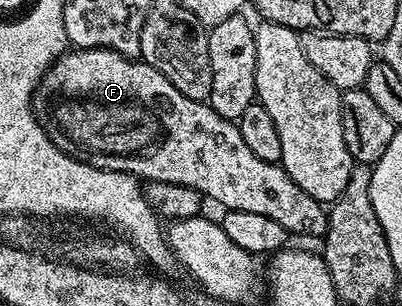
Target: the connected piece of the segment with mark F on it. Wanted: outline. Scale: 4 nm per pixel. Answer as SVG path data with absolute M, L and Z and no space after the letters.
M109 49L66 51L48 68L32 93L32 113L40 120L46 135L62 152L75 161L106 171L132 173L144 181L161 181L167 185L185 185L196 189L209 202L217 201L225 210L254 211L267 215L286 227L289 234L305 233L323 238L328 231L325 206L306 195L279 163L266 163L250 152L235 121L222 119L218 111L203 102L190 99L143 59L123 57Z

